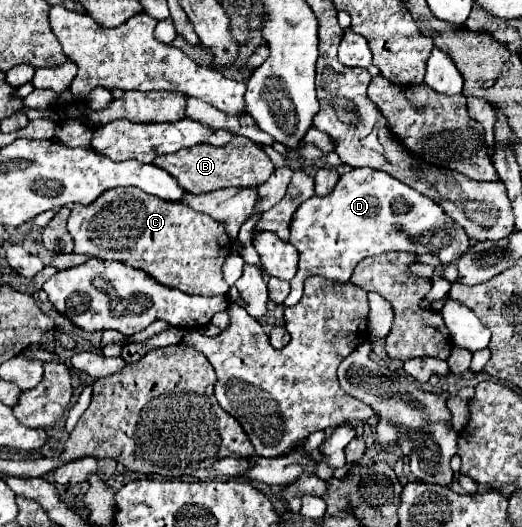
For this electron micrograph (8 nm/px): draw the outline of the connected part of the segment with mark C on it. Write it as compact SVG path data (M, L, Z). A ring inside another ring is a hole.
M135 186L105 190L97 202L71 208L67 230L75 240L75 254L121 260L185 294L225 296L229 290L221 268L231 254L231 242L223 224L189 210L183 202L165 202Z

